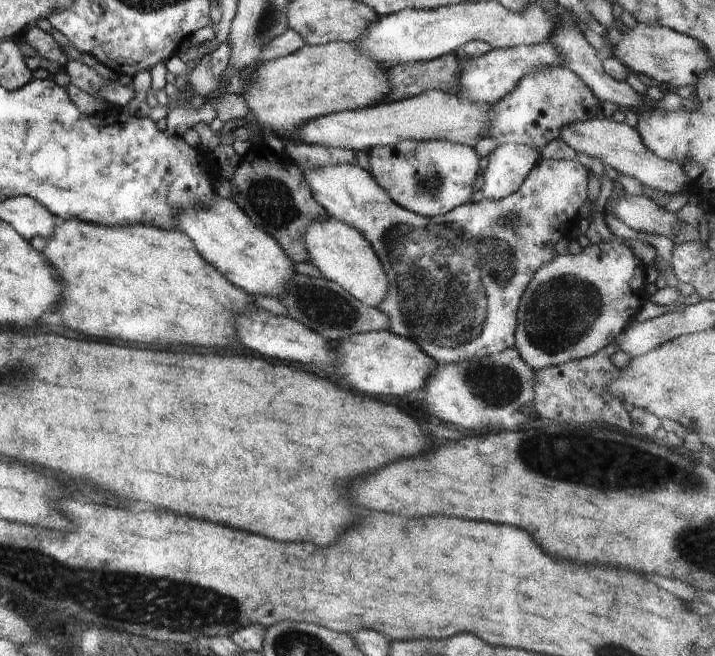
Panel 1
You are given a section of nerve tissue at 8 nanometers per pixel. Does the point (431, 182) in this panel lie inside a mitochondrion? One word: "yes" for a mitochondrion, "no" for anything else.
yes

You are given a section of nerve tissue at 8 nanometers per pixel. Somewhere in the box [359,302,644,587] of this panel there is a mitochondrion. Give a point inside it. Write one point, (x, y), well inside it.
(498, 384)

